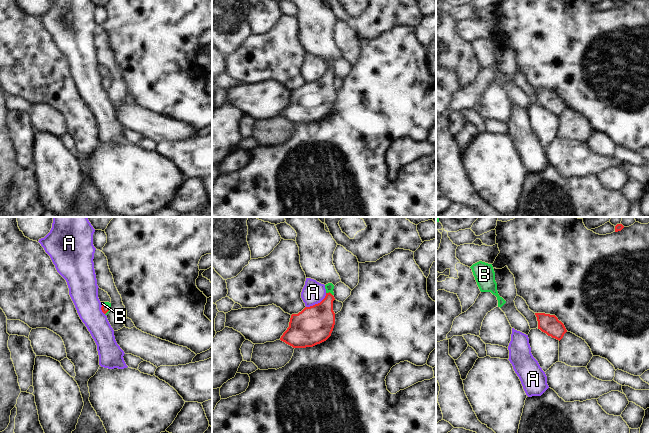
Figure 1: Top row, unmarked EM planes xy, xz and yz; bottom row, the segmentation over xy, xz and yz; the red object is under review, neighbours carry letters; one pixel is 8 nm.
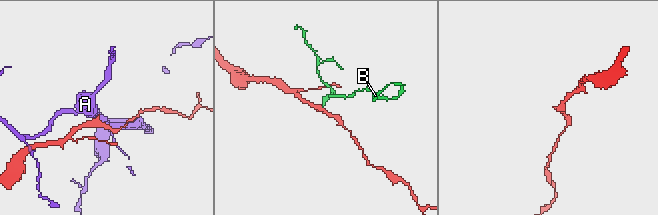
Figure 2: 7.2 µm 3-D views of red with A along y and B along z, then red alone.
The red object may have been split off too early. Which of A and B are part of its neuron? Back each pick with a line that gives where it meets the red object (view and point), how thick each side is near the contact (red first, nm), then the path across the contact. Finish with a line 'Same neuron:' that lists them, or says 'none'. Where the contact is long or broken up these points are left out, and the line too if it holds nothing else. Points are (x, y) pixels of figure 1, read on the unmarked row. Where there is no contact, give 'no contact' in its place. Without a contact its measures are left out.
B: meets red in xz at (329, 68); 260 nm thick on the red side, 70 nm on the other; runs through xz (318, 97), (329, 74), (329, 68), (329, 63)
Same neuron: B

